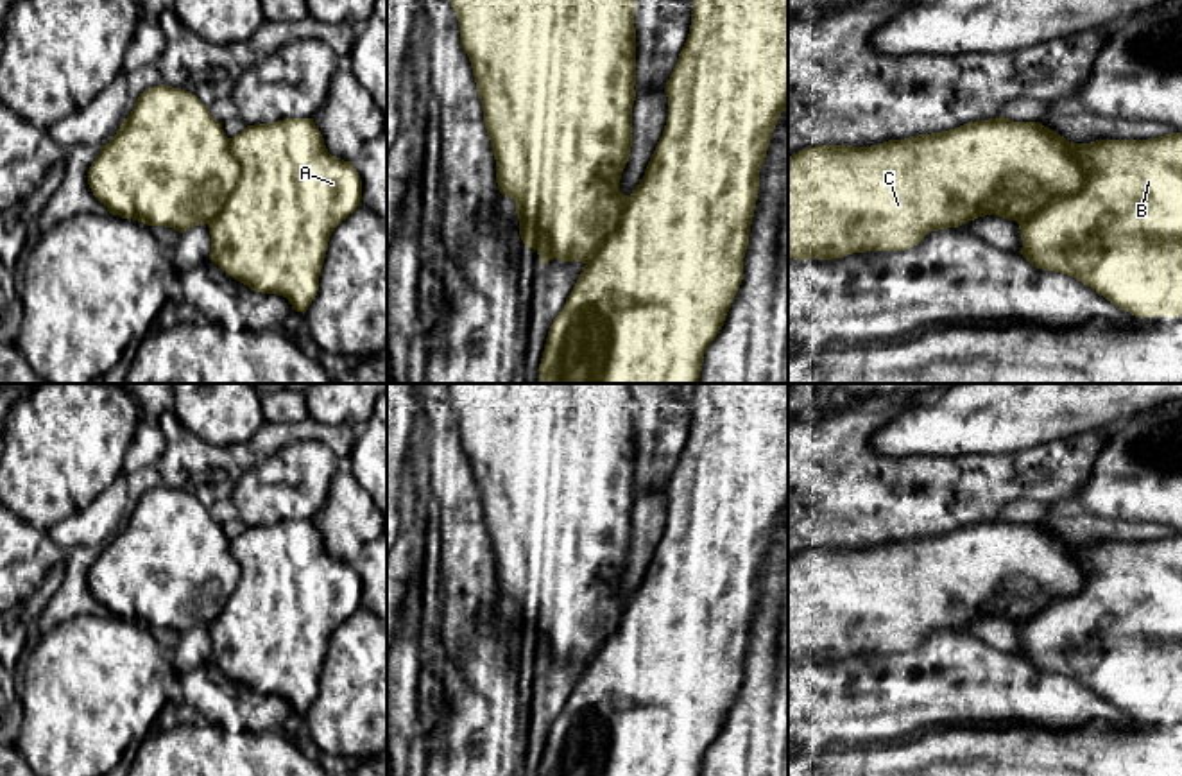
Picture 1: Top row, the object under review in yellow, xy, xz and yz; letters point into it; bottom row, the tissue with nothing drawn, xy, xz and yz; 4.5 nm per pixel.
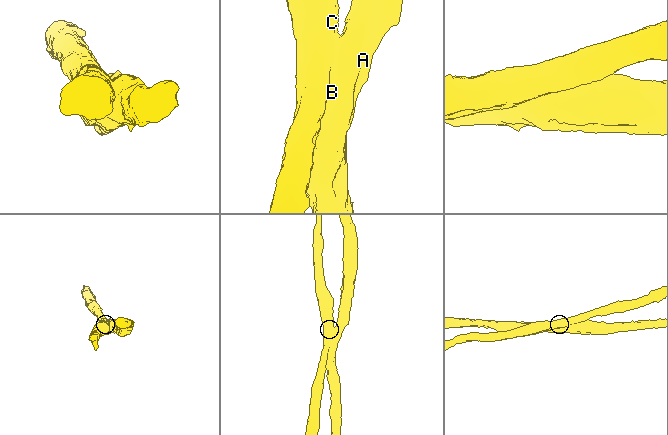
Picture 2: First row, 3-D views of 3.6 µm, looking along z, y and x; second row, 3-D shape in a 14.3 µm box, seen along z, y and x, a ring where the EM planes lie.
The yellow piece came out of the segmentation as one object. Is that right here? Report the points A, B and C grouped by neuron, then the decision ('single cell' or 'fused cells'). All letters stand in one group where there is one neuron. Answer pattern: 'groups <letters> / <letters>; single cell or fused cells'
groups A B / C; fused cells

